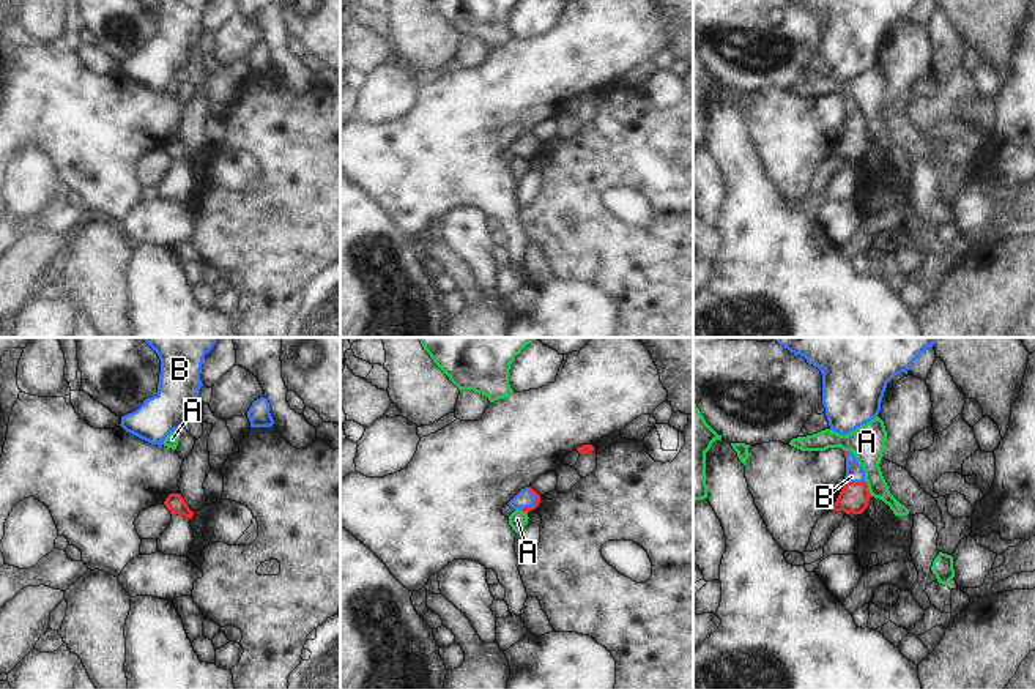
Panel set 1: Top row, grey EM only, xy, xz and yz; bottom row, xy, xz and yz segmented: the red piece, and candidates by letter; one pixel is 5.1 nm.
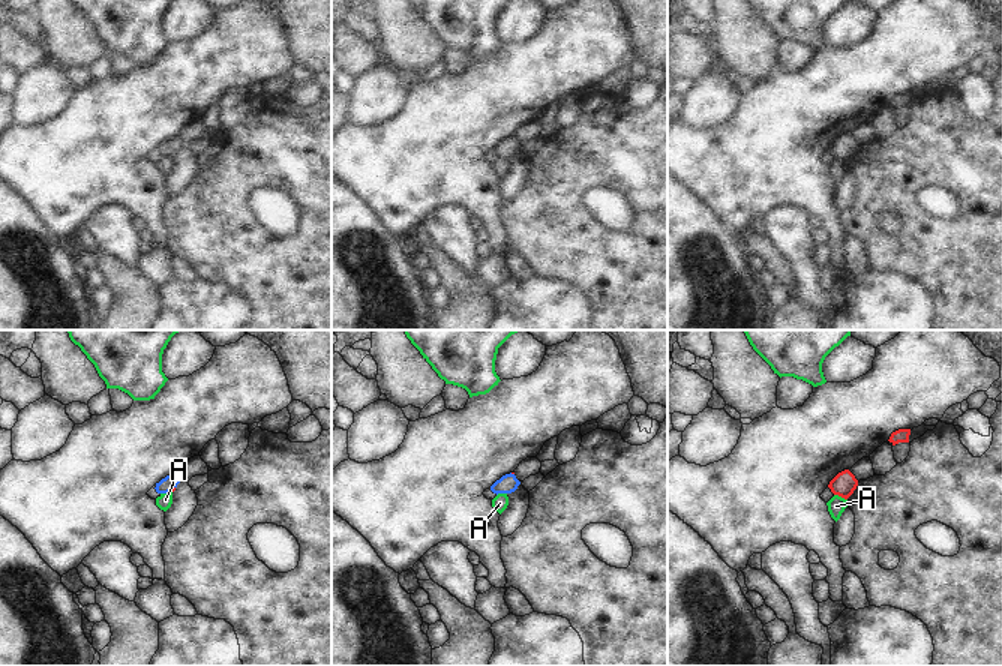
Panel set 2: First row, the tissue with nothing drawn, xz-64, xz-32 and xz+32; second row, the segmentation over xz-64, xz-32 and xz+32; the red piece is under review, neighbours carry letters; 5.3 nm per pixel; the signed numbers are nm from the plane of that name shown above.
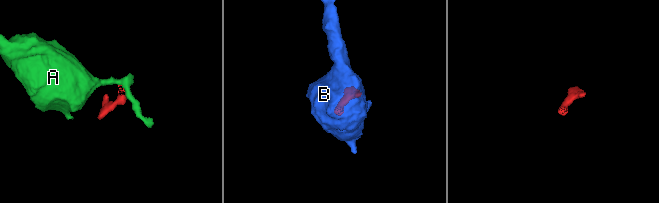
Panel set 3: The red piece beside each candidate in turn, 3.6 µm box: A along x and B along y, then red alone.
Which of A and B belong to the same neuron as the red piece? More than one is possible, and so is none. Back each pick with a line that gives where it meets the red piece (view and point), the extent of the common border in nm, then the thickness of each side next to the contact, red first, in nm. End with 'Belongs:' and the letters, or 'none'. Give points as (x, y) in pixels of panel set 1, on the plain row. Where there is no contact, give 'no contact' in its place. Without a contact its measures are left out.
B: meets red in yz at (854, 130); contact 110 nm long; 150 nm thick on the red side, 100 nm on the other
Belongs: B

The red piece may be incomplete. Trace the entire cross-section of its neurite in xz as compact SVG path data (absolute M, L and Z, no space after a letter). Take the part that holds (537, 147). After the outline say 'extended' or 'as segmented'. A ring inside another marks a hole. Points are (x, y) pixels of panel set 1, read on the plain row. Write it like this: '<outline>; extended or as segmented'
M532 134L521 136L507 151L512 156L521 156L529 159L536 156L540 150L540 142Z; extended

